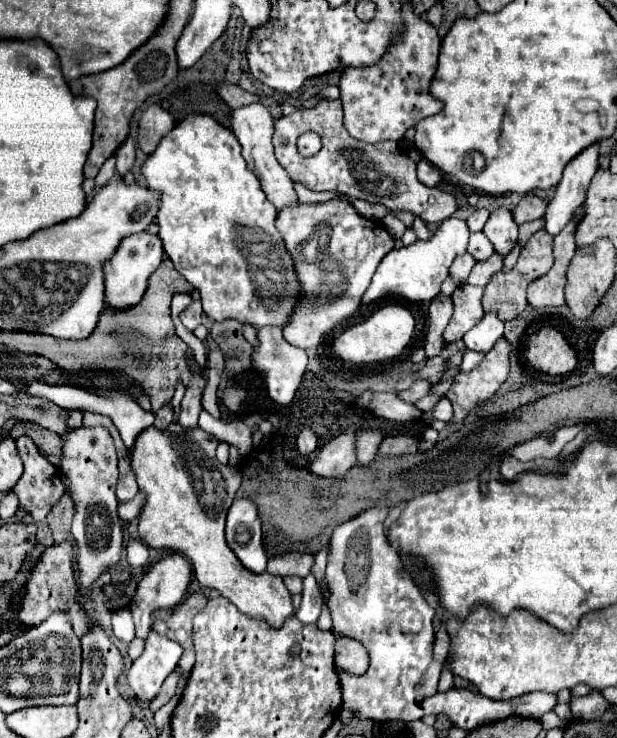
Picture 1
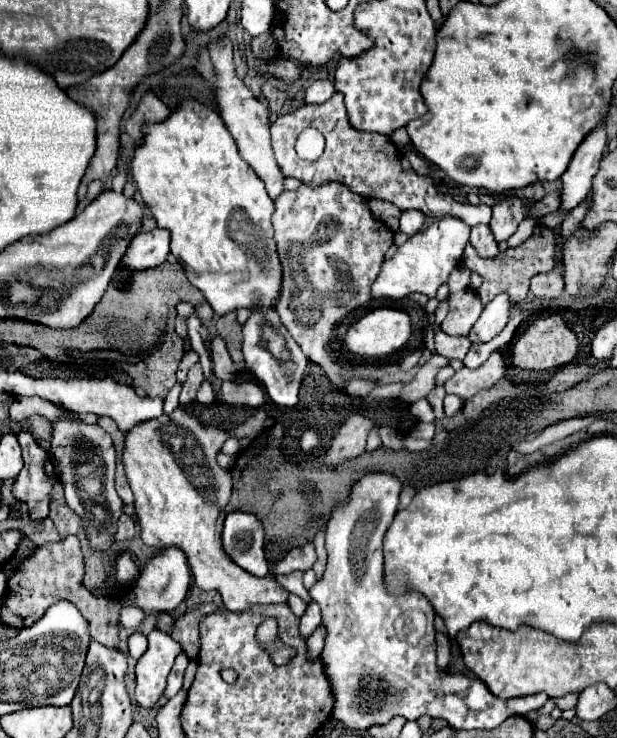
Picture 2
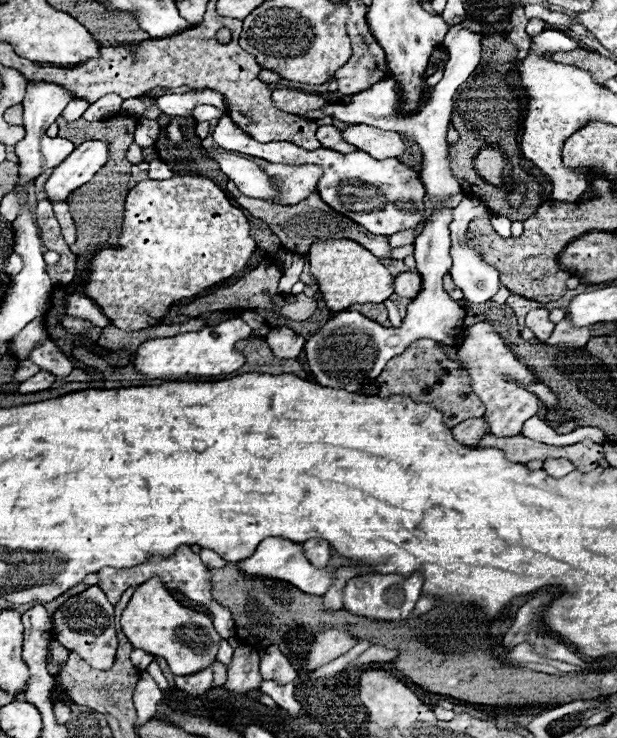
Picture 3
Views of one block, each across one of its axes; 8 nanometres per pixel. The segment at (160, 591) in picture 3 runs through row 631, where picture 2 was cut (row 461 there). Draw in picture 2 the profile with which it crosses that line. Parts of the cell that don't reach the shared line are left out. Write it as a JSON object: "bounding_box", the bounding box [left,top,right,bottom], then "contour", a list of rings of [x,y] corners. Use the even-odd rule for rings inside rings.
{"bounding_box":[122,408,288,612],"contour":[[[176,408],[172,416],[146,420],[130,428],[126,434],[122,462],[134,492],[142,542],[154,548],[180,548],[186,554],[196,586],[200,590],[218,590],[222,594],[224,606],[232,612],[240,612],[254,604],[286,602],[288,592],[278,586],[270,574],[264,578],[248,574],[222,550],[220,532],[226,518],[224,506],[230,498],[232,478],[216,464],[216,454],[228,436],[230,432],[202,428],[198,420],[194,420],[182,408]],[[164,420],[170,420],[172,424],[162,424]]]}

